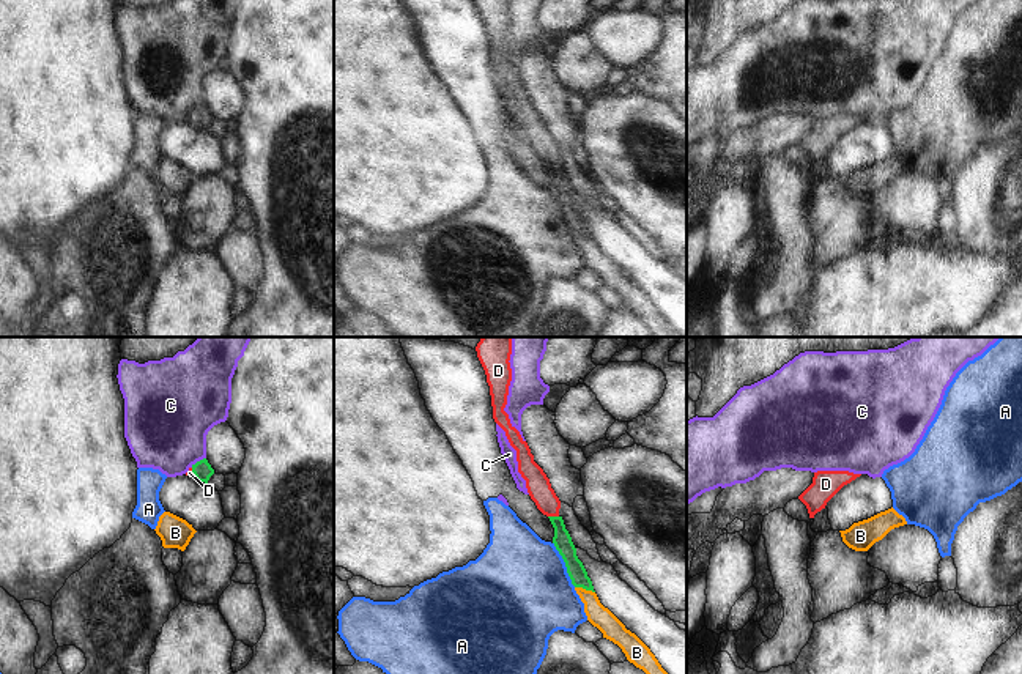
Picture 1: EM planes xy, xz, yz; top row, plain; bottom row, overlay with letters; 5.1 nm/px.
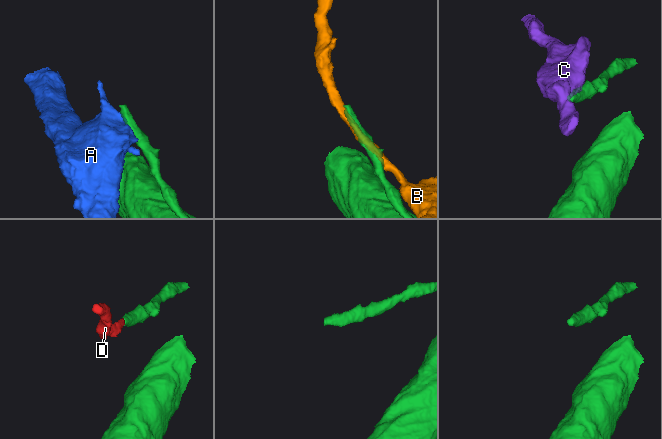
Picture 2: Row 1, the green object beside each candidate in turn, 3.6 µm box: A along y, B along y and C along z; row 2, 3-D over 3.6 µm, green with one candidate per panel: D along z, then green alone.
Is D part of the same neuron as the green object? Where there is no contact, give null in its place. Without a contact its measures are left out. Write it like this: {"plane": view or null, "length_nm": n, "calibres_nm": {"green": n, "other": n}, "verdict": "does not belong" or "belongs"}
{"plane": "xz", "length_nm": 60, "calibres_nm": {"green": 90, "other": 120}, "verdict": "belongs"}

